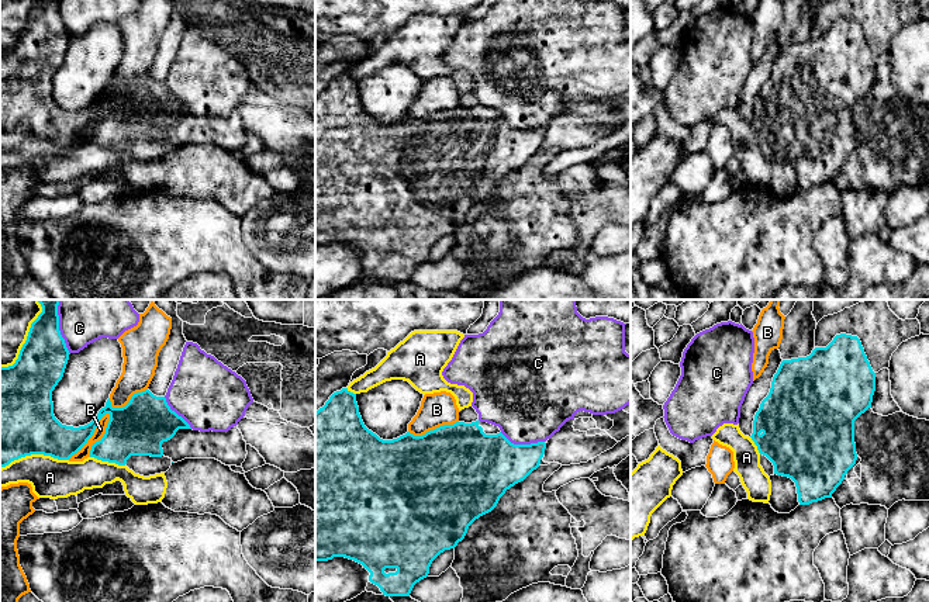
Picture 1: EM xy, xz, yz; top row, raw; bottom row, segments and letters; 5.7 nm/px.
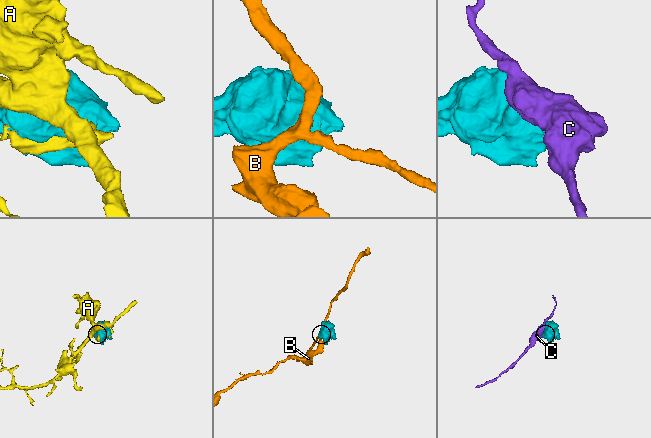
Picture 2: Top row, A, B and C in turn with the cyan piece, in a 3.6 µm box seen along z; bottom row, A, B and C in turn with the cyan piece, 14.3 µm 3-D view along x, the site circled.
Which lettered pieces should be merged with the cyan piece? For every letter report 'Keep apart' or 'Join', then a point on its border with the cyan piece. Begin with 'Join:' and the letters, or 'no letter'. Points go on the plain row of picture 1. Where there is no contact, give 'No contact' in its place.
Join: no letter
A: Keep apart. Touches cyan at xy (34, 138)
B: Keep apart. Touches cyan at xy (92, 120)
C: Keep apart. Touches cyan at xz (522, 130)

